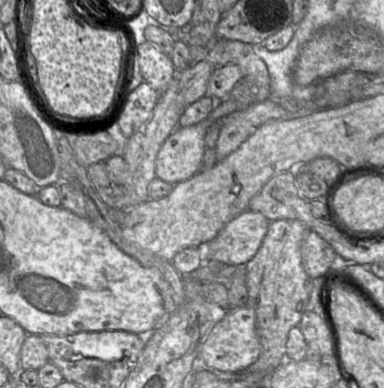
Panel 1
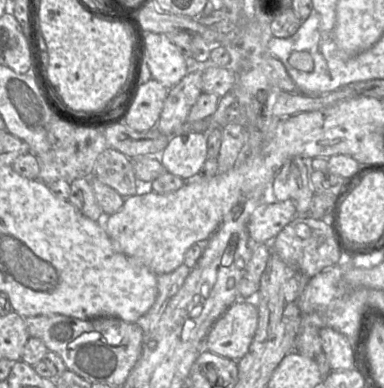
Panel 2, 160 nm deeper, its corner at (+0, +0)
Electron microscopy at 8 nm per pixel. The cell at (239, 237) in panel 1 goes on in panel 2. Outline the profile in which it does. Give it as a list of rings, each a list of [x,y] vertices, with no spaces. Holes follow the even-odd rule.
[[[285,200],[261,203],[247,224],[247,231],[256,244],[271,243],[278,233],[297,215],[295,202]]]

